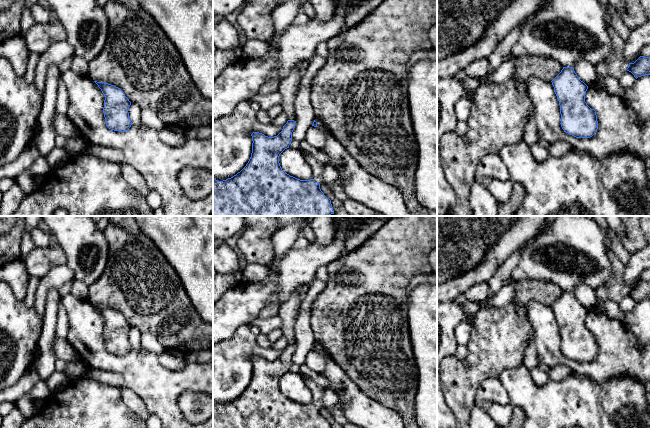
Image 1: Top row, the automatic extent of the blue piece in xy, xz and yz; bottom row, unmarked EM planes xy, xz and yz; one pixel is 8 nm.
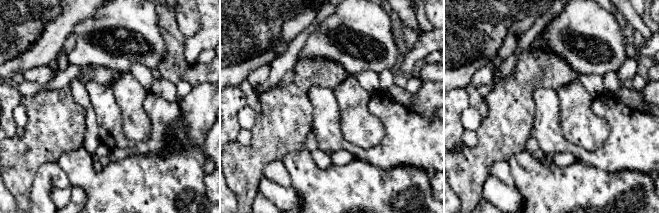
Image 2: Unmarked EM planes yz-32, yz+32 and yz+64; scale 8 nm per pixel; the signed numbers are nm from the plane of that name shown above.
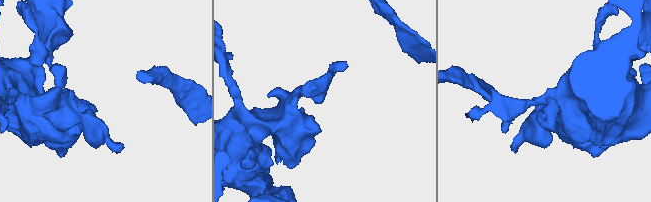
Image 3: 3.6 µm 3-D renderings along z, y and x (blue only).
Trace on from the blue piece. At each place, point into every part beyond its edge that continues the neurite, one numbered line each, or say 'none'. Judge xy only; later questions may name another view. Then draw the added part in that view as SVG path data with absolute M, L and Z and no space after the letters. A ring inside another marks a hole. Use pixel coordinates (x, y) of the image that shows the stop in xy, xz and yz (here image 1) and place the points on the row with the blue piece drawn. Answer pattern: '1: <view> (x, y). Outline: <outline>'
1: xy (138, 57). Outline: M108 0L107 3L104 5L103 9L109 21L107 39L99 55L88 63L88 70L86 75L93 81L108 83L120 88L131 103L138 105L141 110L153 110L165 125L173 125L174 127L180 128L182 131L185 131L188 128L213 125L213 101L205 98L197 89L196 85L191 79L189 72L186 69L186 66L178 50L171 42L171 40L166 36L166 34L155 21L155 19L143 9L139 9L138 11L132 11L124 4L116 0Z

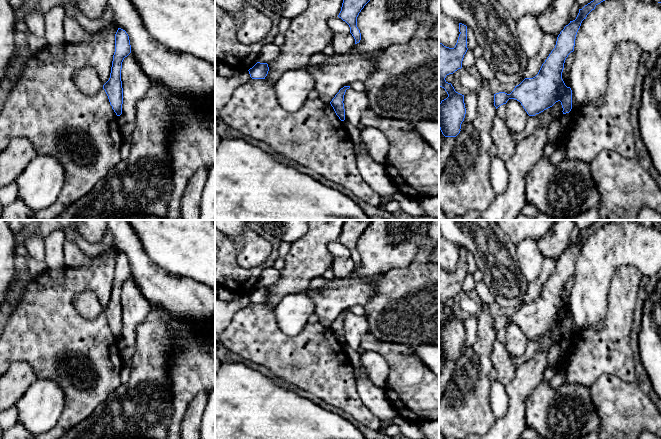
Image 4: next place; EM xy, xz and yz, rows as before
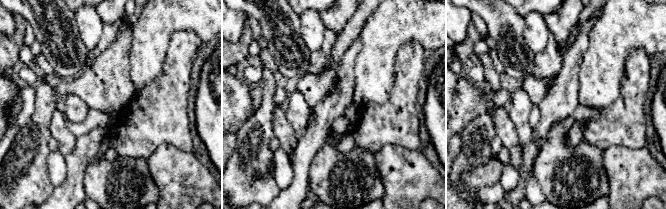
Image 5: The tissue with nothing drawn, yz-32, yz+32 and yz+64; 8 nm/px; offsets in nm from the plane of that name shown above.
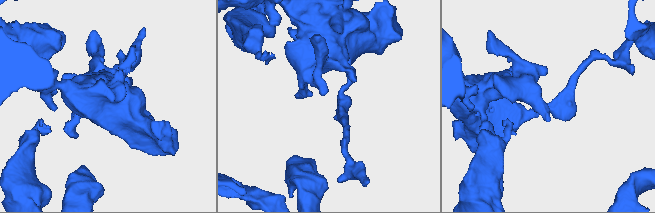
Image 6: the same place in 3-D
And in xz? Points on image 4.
none

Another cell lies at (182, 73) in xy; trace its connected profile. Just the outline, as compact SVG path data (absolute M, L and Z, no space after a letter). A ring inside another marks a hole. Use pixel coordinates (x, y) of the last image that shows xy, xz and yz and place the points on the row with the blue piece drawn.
M107 0L107 7L114 12L114 24L129 36L131 52L150 80L157 80L177 95L194 98L201 106L209 106L215 93L215 67L188 53L171 50L152 37L130 0Z

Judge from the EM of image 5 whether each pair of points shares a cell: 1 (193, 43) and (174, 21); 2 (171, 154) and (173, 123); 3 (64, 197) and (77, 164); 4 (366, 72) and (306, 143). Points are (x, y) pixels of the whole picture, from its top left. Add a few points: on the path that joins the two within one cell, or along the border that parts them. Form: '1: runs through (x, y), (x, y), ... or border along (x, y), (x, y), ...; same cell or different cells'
1: border along (202, 41), (191, 30), (177, 30), (167, 49); different cells
2: border along (192, 151), (161, 144), (150, 155); different cells
3: runs through (72, 189), (75, 172); same cell
4: border along (355, 61), (353, 102); different cells

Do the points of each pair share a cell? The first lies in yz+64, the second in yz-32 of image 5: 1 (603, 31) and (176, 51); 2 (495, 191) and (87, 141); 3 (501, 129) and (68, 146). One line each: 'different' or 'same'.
1: different
2: different
3: same

